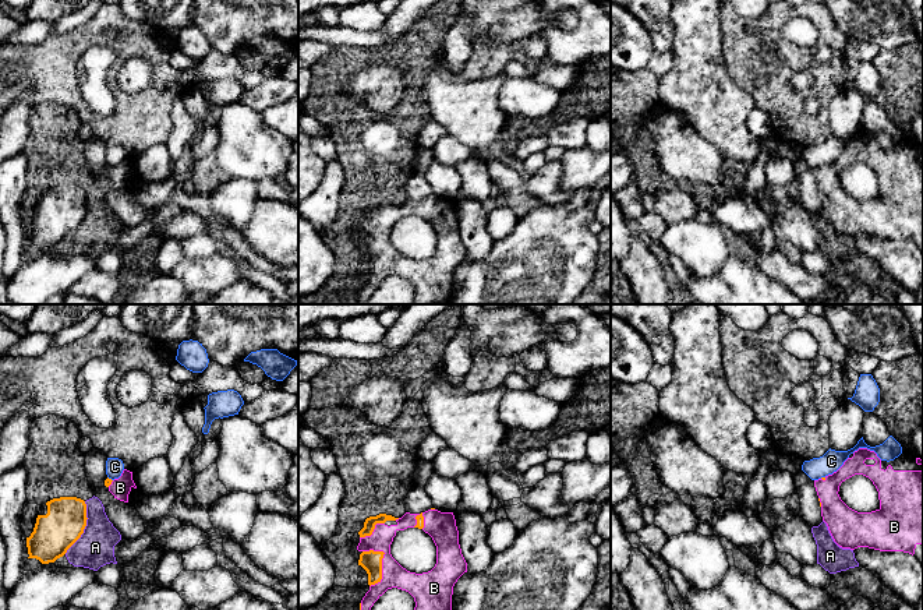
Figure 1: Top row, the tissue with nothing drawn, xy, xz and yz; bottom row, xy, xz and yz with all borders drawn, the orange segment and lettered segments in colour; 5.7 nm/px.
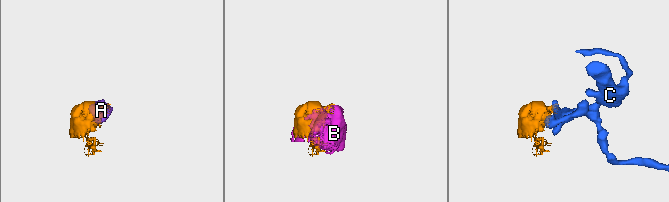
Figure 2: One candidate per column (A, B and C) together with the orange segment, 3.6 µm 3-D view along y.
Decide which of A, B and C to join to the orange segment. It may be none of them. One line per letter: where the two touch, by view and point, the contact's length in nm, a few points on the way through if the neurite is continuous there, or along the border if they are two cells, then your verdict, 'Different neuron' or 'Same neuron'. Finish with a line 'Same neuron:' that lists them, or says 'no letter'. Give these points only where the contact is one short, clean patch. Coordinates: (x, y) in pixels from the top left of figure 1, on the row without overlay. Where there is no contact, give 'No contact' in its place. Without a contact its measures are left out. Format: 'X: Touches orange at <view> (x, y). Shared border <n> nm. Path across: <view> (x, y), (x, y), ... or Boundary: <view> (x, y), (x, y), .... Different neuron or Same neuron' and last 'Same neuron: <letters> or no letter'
A: Touches orange at xy (84, 215). Shared border 320 nm. Different neuron
B: Touches orange at xz (381, 257). Shared border 220 nm. Same neuron
C: Touches orange at xy (110, 166). Shared border 40 nm. Boundary: xy (108, 164), (112, 168). Different neuron
Same neuron: B

